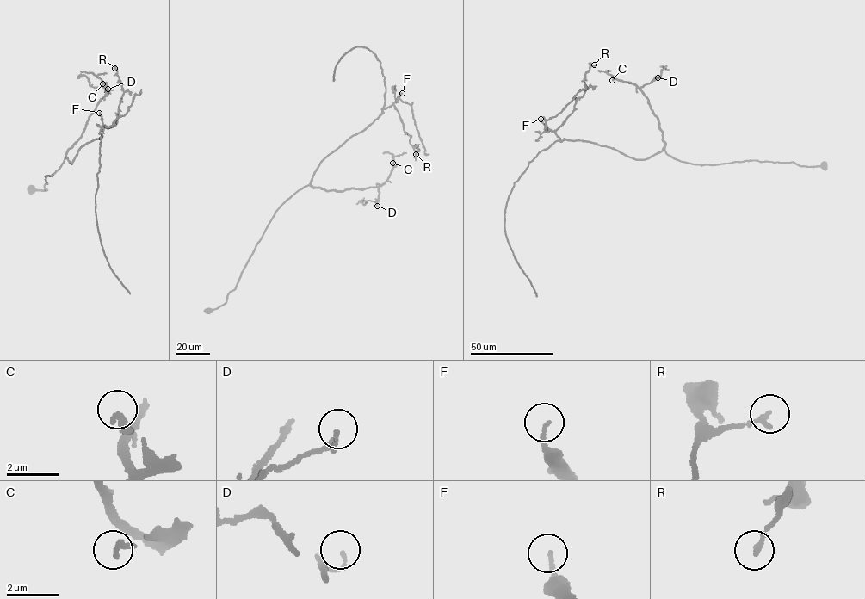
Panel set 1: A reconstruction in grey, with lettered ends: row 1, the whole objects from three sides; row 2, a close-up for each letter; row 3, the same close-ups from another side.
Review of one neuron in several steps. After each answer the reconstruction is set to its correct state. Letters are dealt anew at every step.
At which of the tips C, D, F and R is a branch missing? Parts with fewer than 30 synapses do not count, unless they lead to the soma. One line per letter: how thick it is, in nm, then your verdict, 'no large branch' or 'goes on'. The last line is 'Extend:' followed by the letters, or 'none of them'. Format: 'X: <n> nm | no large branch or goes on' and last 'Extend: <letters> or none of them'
C: 240 nm | no large branch
D: 110 nm | no large branch
F: 160 nm | no large branch
R: 200 nm | no large branch
Extend: none of them

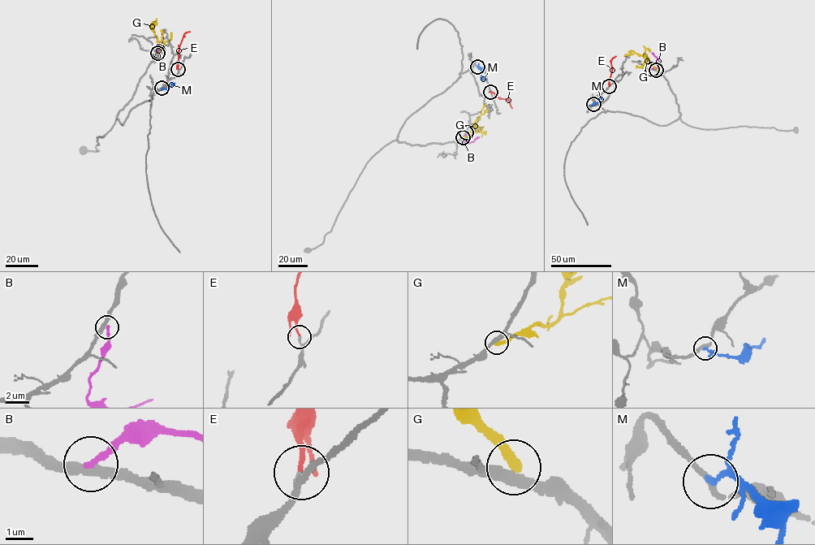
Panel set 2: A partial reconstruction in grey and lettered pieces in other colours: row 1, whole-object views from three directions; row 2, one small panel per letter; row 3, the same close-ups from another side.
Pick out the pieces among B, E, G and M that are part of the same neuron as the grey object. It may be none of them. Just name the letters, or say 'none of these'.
E

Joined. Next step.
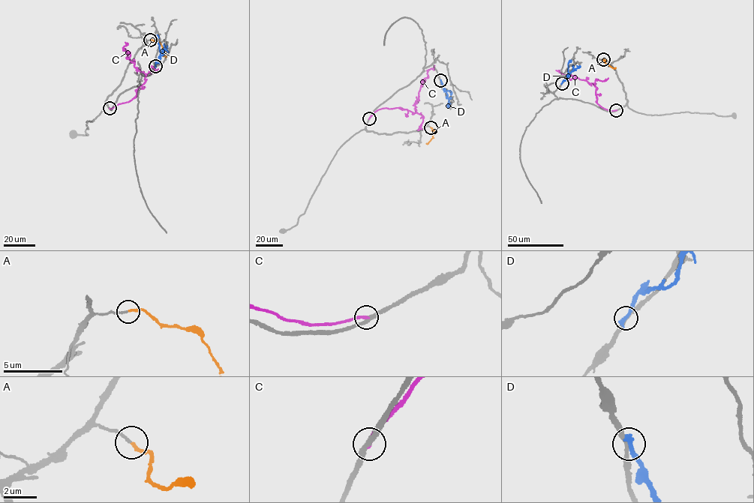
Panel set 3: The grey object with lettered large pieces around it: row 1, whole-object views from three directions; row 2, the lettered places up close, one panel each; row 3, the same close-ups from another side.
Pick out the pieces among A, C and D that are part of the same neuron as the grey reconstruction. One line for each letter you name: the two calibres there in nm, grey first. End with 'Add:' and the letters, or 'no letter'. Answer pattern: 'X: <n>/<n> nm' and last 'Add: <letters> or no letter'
A: 150/200 nm
Add: A

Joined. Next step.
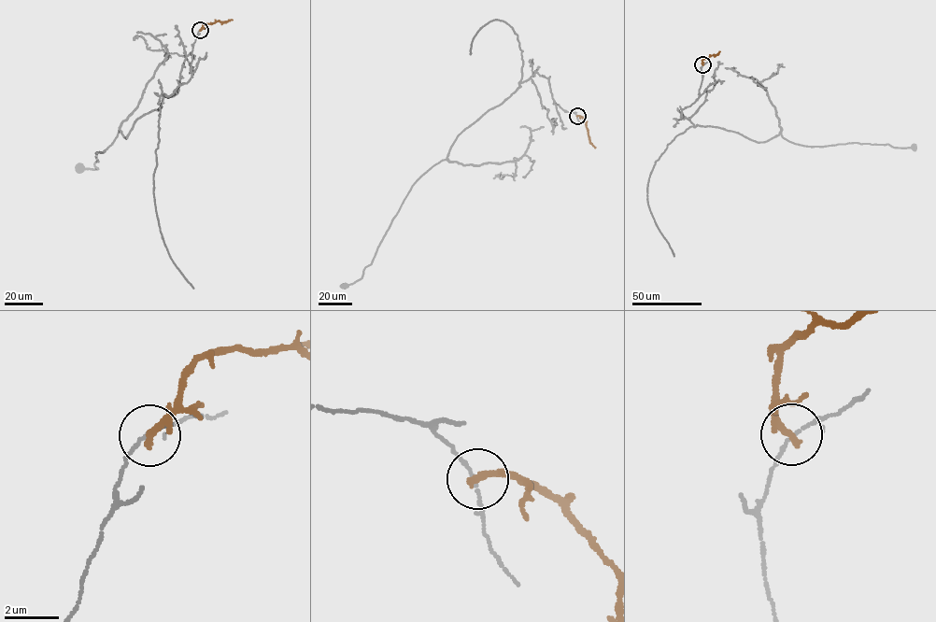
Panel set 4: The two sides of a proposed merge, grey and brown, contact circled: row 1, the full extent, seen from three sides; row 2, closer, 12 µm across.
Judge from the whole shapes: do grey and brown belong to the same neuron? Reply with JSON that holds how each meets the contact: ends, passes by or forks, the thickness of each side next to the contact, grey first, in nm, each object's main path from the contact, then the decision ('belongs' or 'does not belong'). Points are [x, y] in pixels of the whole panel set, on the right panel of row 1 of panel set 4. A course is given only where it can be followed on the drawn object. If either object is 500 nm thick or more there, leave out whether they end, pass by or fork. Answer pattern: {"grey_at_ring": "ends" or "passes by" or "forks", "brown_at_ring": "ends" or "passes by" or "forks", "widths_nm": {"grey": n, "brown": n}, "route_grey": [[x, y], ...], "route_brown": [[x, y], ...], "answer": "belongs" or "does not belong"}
{"grey_at_ring": "passes by", "brown_at_ring": "passes by", "widths_nm": {"grey": 90, "brown": 200}, "route_grey": [[702, 64], [699, 98], [680, 119], [694, 126], [757, 142], [780, 132], [806, 146], [914, 147]], "route_brown": [[702, 64], [704, 59], [719, 51]], "answer": "does not belong"}

